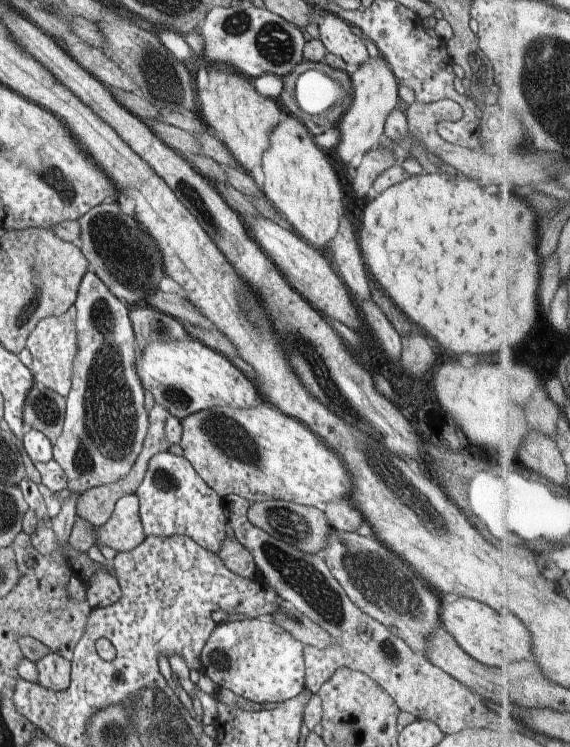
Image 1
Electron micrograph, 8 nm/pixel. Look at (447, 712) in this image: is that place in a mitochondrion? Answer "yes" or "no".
no

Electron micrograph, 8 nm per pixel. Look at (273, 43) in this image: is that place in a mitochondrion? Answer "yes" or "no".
yes

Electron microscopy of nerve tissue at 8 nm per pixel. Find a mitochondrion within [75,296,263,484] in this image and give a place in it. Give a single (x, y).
(101, 316)

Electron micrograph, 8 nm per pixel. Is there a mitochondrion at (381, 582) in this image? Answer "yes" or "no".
yes

